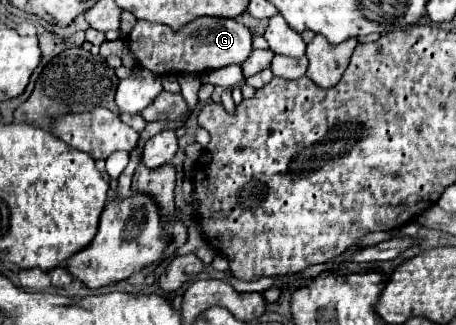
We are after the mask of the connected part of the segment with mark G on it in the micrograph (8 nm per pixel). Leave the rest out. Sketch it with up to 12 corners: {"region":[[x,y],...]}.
{"region":[[201,17],[137,21],[127,43],[157,75],[241,65],[251,31]]}

